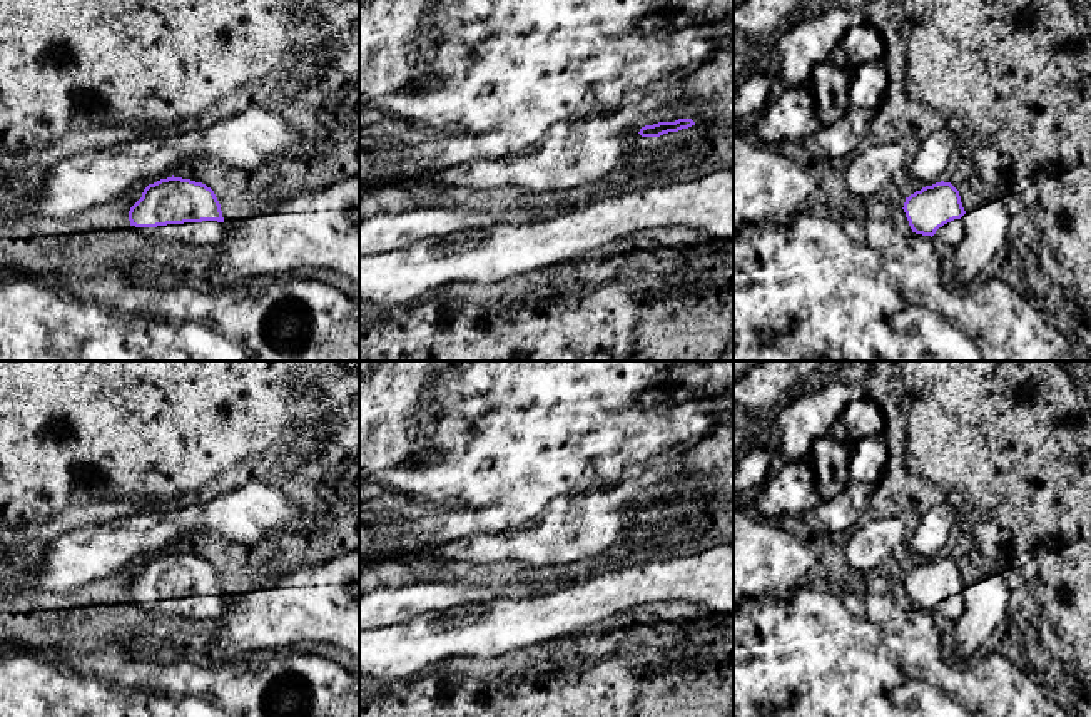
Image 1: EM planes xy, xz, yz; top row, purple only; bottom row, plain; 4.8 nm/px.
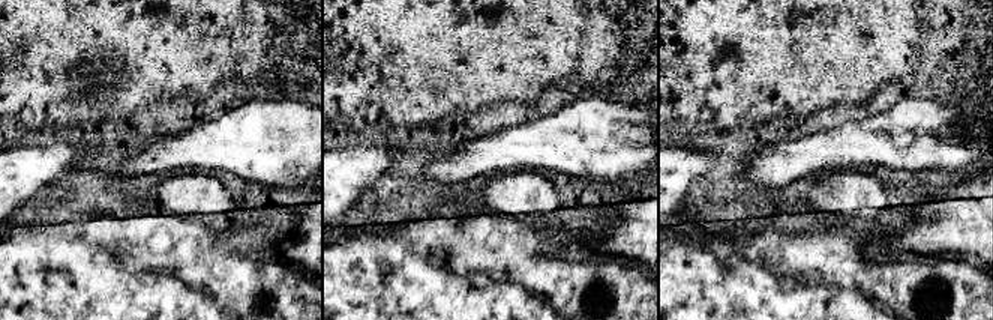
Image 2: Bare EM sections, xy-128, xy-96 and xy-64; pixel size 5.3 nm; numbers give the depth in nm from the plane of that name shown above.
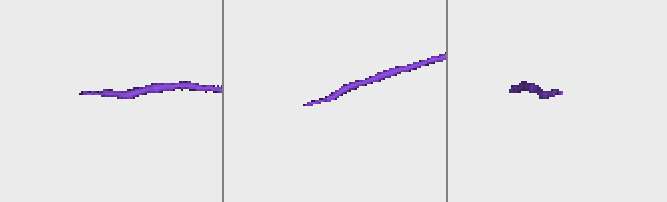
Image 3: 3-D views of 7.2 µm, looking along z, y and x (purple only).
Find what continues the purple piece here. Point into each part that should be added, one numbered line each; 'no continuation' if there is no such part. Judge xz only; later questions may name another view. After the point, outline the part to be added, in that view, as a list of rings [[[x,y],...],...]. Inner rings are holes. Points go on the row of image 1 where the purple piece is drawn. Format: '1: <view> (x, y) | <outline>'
no continuation

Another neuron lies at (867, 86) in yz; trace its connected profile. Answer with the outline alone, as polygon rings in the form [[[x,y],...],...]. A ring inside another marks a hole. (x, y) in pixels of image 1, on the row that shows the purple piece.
[[[885,58],[870,60],[850,72],[849,97],[852,105],[875,110],[887,89]]]

